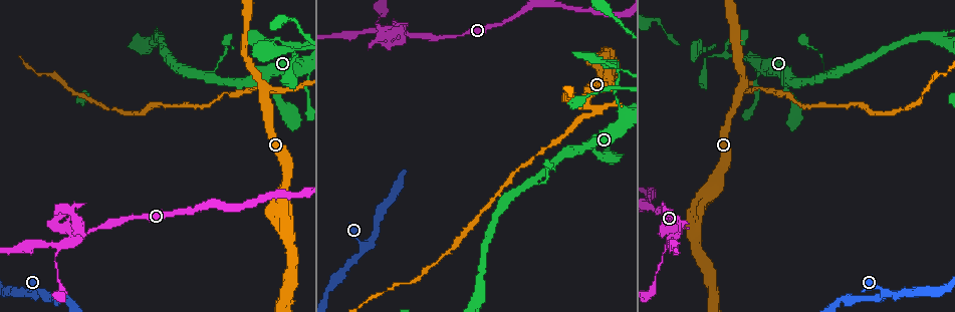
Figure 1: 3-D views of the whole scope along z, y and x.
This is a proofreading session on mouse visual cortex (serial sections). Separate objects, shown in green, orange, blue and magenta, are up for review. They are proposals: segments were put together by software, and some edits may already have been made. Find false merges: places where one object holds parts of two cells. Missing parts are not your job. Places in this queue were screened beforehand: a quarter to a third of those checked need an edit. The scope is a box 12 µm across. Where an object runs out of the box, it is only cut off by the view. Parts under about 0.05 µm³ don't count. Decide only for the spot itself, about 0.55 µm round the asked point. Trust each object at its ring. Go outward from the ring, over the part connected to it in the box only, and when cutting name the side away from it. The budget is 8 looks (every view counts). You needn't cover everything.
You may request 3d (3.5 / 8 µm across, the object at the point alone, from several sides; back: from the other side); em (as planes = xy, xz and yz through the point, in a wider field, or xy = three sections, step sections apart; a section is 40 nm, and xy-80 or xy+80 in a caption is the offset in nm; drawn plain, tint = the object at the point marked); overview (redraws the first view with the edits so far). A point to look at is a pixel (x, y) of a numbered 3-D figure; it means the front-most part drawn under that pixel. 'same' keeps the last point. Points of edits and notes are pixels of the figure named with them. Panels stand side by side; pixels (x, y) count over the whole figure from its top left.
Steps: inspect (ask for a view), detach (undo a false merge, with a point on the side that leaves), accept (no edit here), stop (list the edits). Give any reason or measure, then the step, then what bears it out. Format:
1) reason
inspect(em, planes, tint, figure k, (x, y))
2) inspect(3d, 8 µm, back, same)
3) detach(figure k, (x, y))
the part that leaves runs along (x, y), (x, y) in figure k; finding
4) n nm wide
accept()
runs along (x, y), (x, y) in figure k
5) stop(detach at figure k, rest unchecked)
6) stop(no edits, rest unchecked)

four or more arms meet
inspect(3d, 3.5 µm, figure 1, (673, 233))

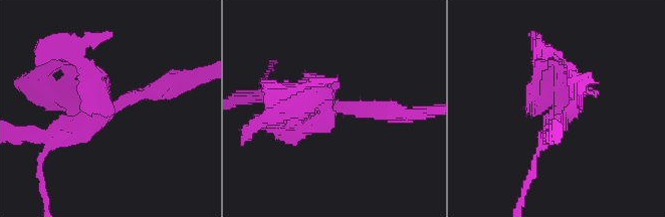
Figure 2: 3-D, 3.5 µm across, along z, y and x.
inspect(em, xy, step 1, tint, figure 2, (333, 108))

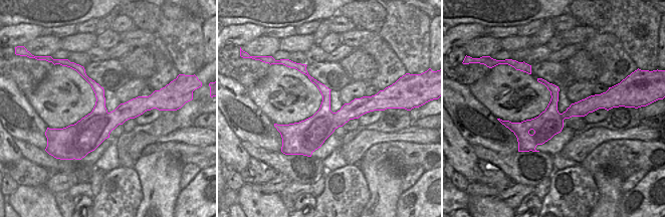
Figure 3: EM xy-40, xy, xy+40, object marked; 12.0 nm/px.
320 nm wide
accept()
runs along (170, 81), (52, 137) in figure 2; continuous, no second cell

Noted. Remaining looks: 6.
abrupt turn
inspect(3d, 3.5 µm, figure 1, (878, 298))

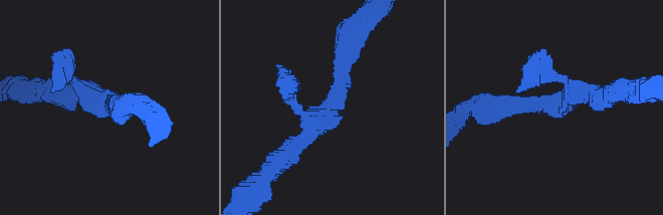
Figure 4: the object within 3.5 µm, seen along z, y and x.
3 arms; arms of 150, 250, 300 nm
inspect(em, xy, step 5, tint, figure 4, (105, 105))

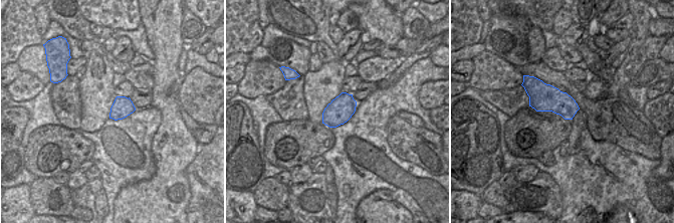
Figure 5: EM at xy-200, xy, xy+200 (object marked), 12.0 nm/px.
accept()
runs along (290, 98), (308, 120), (330, 110), (349, 42) in figure 4; continuous, no second cell

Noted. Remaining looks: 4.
two arms in line, one across
inspect(3d, 3.5 µm, figure 1, (531, 182))

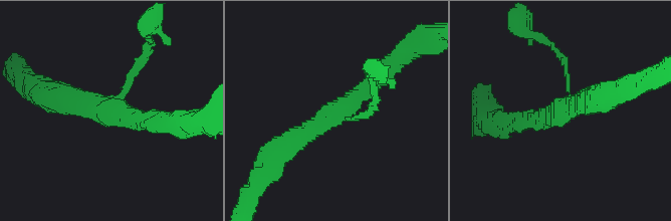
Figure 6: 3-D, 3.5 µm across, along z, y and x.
inspect(em, xy, step 5, tint, figure 6, (115, 110))

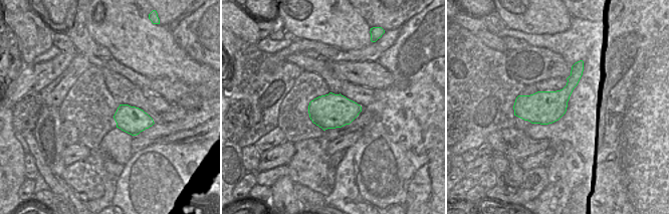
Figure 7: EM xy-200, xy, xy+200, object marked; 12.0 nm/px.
arms of 100, 300, 300 nm
accept()
runs along (392, 66), (286, 147) in figure 6; one cell here

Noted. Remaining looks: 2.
four arms meet
inspect(3d, 3.5 µm, figure 1, (616, 90))

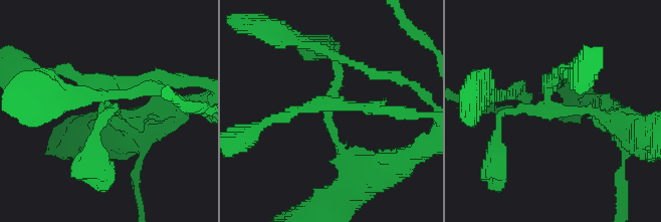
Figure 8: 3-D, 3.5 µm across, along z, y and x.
accept()
runs along (120, 119), (94, 79), (63, 69) in figure 8; continuous, no second cell

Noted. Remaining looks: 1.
stop(no edits, rest unchecked)

